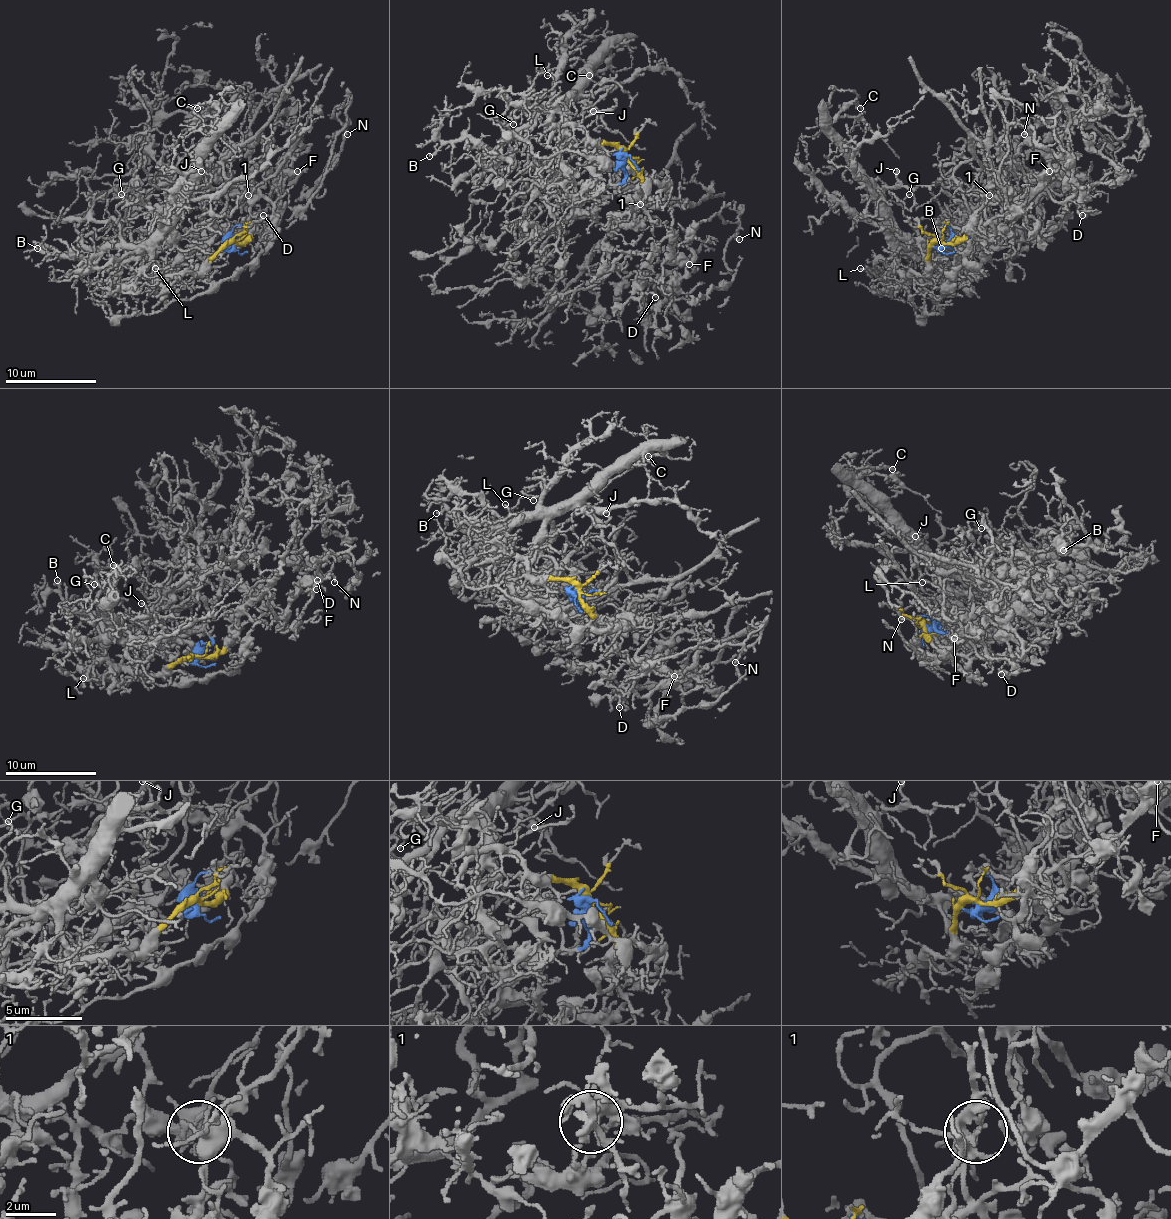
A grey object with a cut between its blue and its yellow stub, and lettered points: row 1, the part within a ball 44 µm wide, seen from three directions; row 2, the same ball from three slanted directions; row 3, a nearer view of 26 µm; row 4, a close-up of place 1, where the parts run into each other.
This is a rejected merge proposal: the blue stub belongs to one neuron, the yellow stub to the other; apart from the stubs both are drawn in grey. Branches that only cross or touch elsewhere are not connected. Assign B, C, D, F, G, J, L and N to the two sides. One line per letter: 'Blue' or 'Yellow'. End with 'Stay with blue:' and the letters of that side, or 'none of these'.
B: Yellow
C: Yellow
D: Blue
F: Blue
G: Yellow
J: Yellow
L: Yellow
N: Blue
Stay with blue: D, F, N

